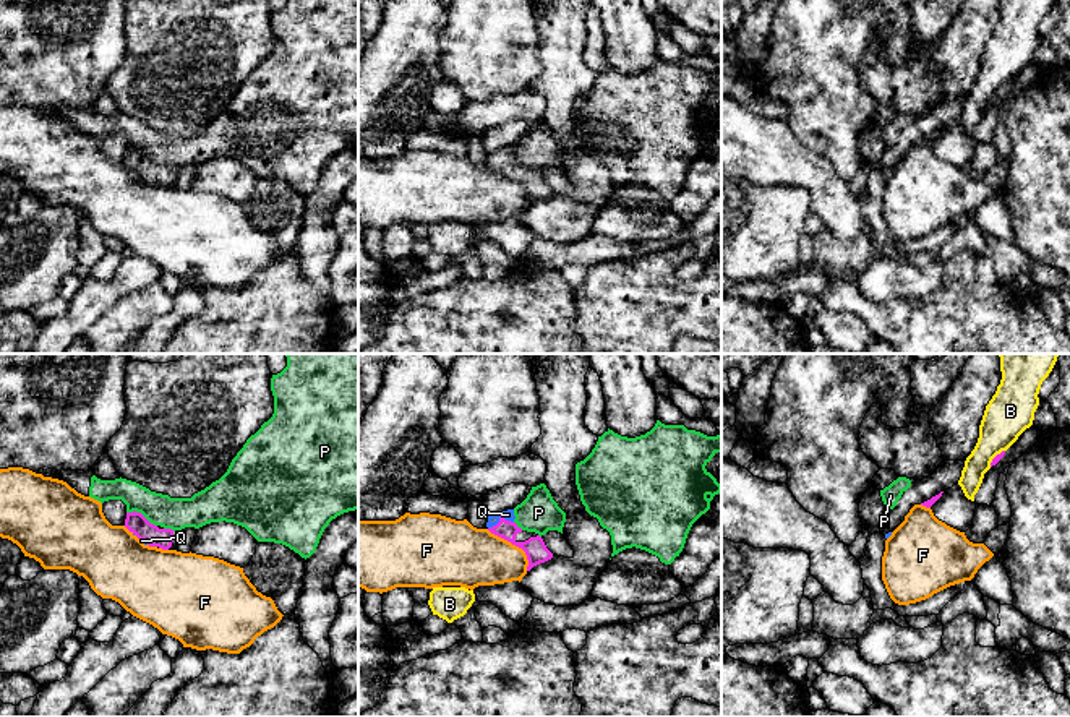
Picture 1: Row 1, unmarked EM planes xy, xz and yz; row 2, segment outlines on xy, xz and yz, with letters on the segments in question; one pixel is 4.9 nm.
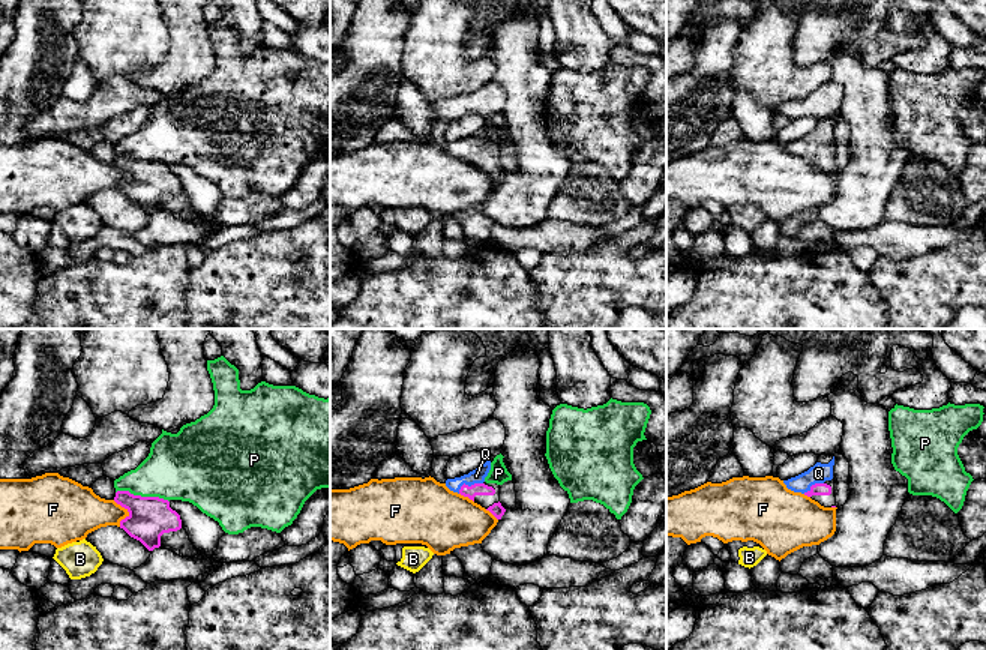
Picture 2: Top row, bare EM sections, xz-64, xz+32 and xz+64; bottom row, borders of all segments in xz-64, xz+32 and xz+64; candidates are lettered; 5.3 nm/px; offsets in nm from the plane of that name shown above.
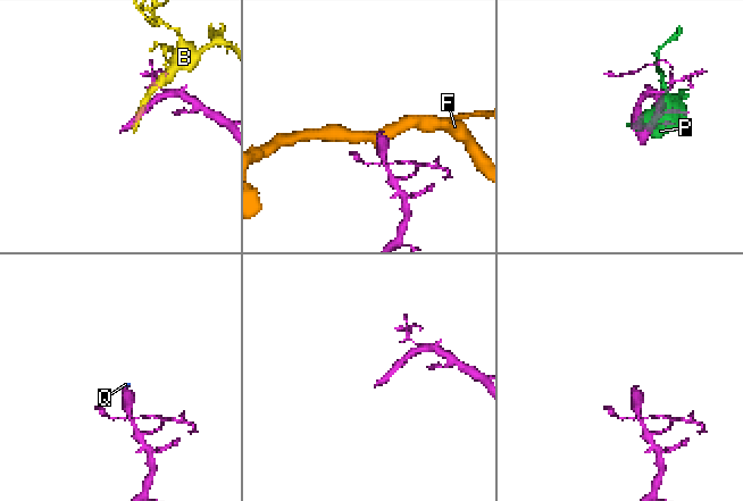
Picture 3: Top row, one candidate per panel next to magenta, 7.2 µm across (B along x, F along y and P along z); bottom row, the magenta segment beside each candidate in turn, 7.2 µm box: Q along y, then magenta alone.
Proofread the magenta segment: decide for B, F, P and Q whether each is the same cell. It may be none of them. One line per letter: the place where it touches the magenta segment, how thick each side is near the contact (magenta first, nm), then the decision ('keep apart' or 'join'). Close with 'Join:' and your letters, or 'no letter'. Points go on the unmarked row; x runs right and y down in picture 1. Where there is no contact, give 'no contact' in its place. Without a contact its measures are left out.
B: yz (994, 94) | 40/240 nm | keep apart
F: xz (514, 180) | 110/300 nm | keep apart
P: xy (140, 150) | 100/160 nm | keep apart
Q: xz (500, 156) | 110/50 nm | join
Join: Q

